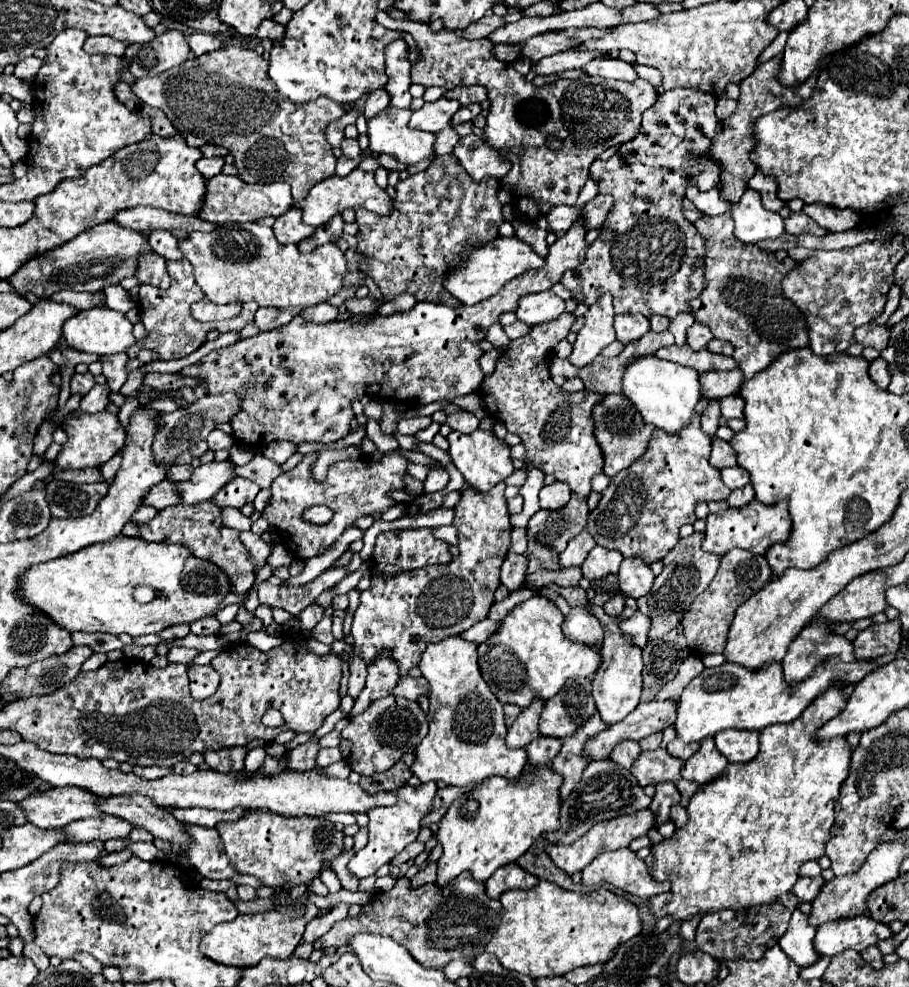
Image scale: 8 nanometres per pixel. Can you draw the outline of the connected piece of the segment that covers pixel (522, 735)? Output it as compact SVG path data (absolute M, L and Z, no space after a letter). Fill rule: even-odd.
M536 699L530 707L522 709L522 713L516 717L512 727L508 727L506 745L516 749L516 747L526 747L530 741L534 741L540 735L538 717L542 709L544 709L544 699Z

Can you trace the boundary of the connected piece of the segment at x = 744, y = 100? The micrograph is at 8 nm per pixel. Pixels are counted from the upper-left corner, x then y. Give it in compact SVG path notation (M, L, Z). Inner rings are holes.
M776 55L774 59L770 59L766 63L760 63L758 69L754 69L754 73L750 77L746 77L746 81L742 81L736 111L726 121L722 121L722 131L716 133L716 137L712 139L710 153L720 163L720 169L722 169L722 175L720 175L720 187L722 187L720 195L722 195L722 199L726 199L730 203L734 203L734 201L738 201L742 197L742 193L748 187L748 179L756 173L756 165L750 159L750 151L754 149L754 137L752 137L752 125L754 125L754 121L760 115L766 115L766 113L770 113L774 109L784 107L784 105L790 105L790 107L800 105L802 101L806 101L810 97L810 93L814 89L816 73L812 73L800 85L800 91L798 91L798 87L794 87L794 89L788 91L778 81L780 63L782 63L782 55Z

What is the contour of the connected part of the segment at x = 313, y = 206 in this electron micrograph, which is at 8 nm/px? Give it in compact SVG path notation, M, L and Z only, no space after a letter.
M354 169L346 177L332 175L312 187L302 203L302 221L306 221L306 225L318 227L318 225L324 225L326 221L330 221L330 217L334 217L334 213L342 213L348 207L364 207L364 209L374 211L378 215L386 215L386 213L390 213L390 197L384 189L380 189L376 185L374 173Z

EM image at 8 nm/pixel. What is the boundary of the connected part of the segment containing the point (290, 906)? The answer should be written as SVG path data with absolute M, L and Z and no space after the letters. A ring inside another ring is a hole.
M260 809L246 813L242 821L222 823L216 829L230 857L230 865L238 873L254 875L276 893L272 895L274 909L266 913L239 914L234 921L218 925L214 935L208 933L200 941L202 953L212 961L242 969L256 965L264 957L288 959L302 941L306 925L318 915L318 907L308 901L310 883L342 853L344 835L336 831L332 823L318 817L284 817Z

